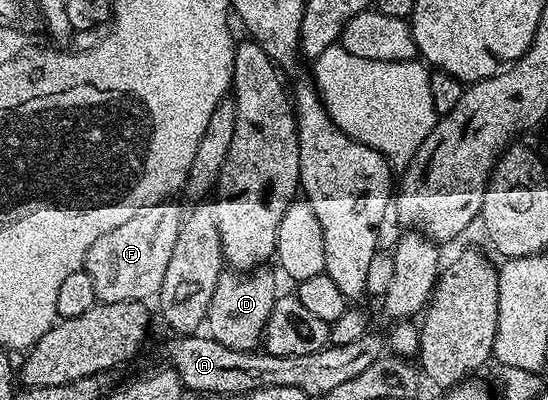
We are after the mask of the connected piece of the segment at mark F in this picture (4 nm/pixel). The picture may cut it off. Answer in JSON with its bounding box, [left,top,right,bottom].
[84,200,182,303]

